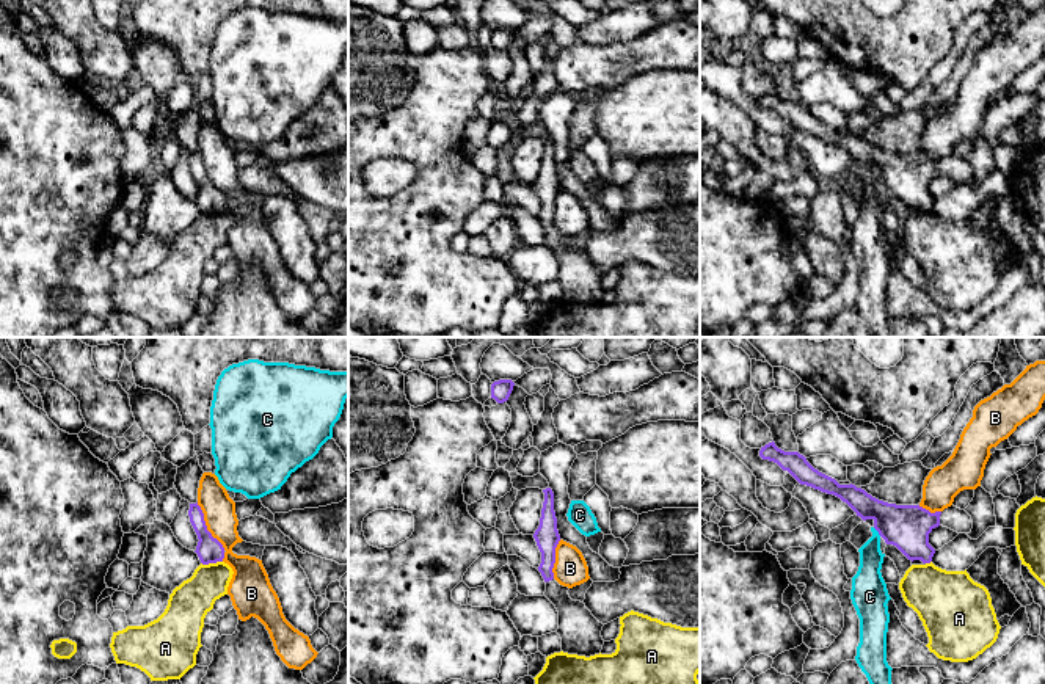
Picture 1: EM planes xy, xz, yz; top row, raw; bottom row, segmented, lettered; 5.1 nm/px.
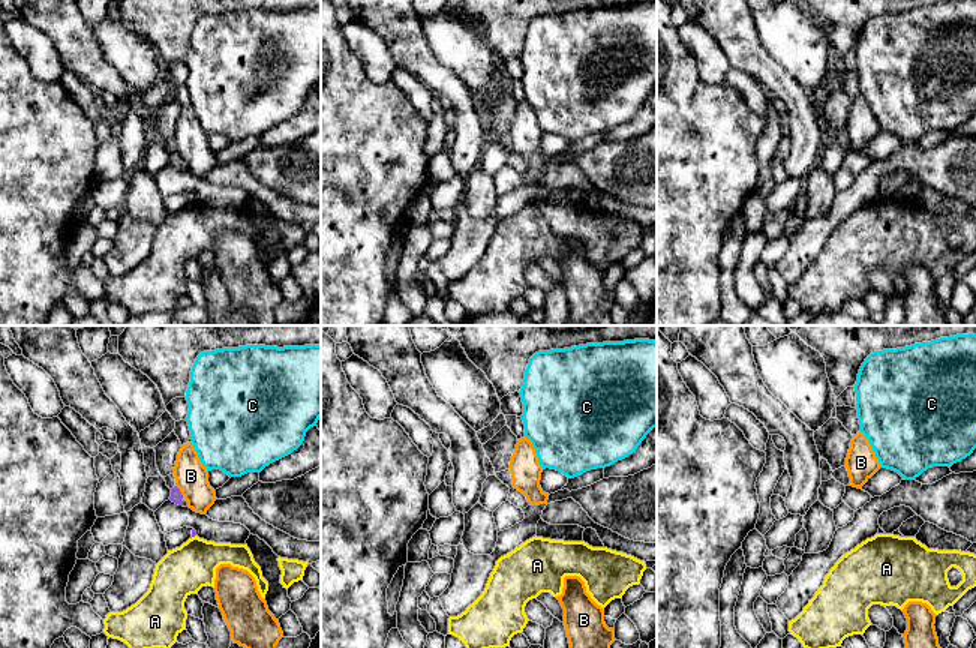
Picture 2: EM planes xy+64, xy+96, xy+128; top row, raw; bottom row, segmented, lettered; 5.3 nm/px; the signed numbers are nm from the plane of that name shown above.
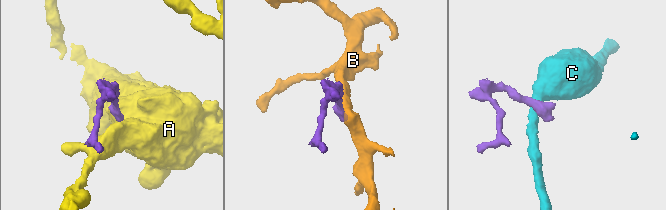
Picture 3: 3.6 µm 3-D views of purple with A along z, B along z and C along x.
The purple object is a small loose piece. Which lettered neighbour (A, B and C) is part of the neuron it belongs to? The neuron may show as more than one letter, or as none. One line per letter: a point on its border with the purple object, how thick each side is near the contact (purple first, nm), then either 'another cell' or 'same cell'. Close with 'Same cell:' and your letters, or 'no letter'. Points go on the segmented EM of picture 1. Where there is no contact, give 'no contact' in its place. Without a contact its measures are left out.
A: contact xy (211, 562); calibres 140 and 200 nm; another cell
B: contact xy (206, 526); calibres 140 and 170 nm; another cell
C: contact yz (877, 531); calibres 240 and 140 nm; another cell
Same cell: no letter

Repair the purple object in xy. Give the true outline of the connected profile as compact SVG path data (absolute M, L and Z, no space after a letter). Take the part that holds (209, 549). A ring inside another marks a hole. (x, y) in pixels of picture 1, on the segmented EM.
M190 504L188 510L190 522L198 535L198 546L196 554L202 565L223 562L224 558L224 548L223 544L212 537L212 533L207 530L204 513L201 507L196 504Z

